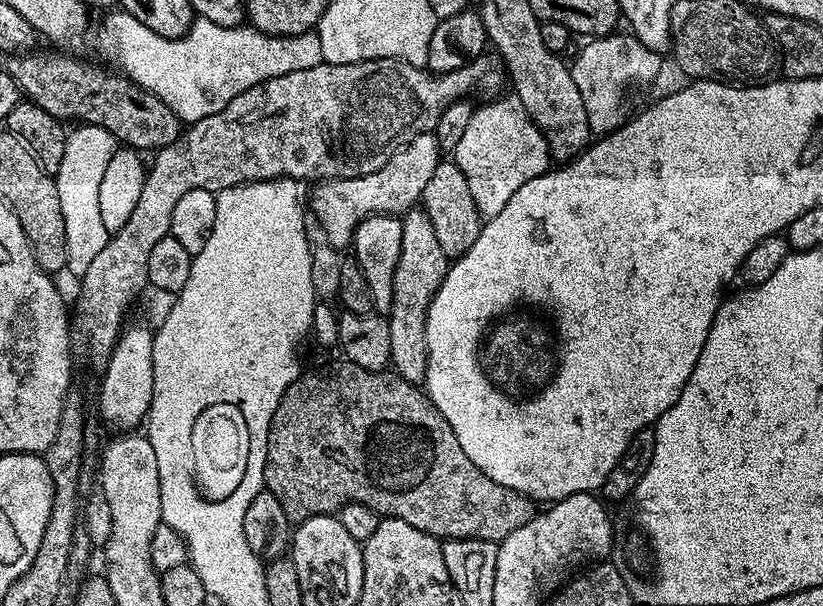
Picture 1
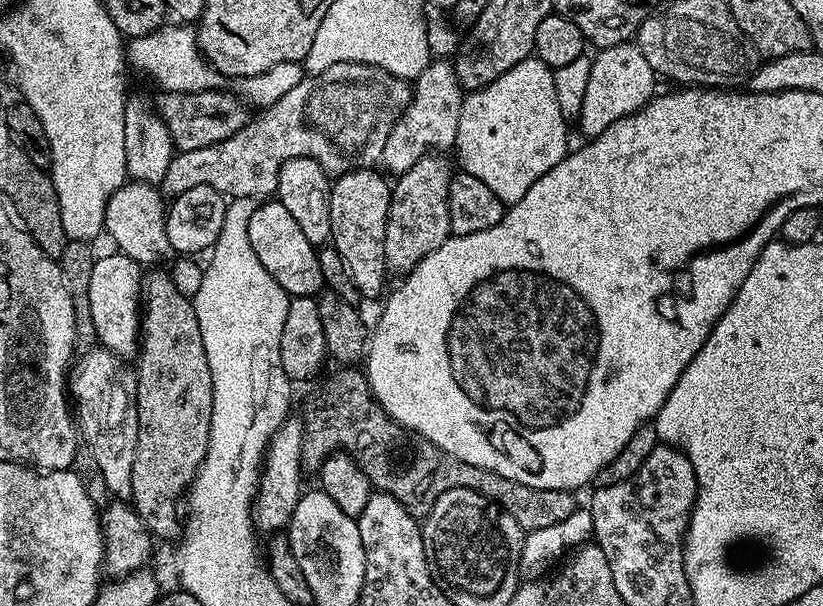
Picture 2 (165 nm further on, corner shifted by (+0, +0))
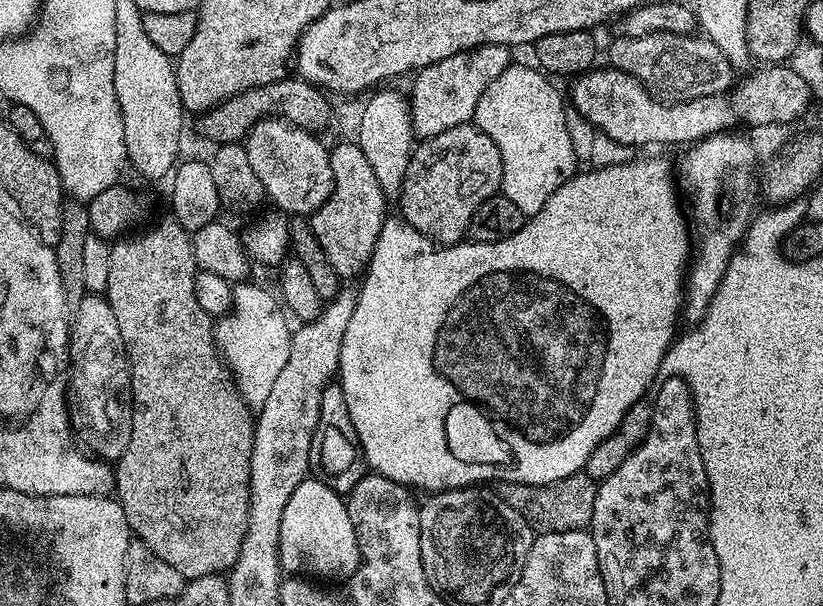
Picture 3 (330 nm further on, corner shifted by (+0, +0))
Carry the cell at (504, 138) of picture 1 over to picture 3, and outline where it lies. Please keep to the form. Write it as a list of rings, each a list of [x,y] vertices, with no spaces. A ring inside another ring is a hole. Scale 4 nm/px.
[[[513,62],[504,68],[478,98],[474,117],[476,127],[494,138],[494,146],[502,154],[500,192],[526,218],[538,214],[550,194],[578,171],[573,143],[566,130],[565,97],[560,97],[553,81],[539,67],[531,67]]]

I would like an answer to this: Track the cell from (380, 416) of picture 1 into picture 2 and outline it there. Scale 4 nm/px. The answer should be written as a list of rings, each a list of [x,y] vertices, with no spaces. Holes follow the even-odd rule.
[[[352,366],[339,370],[341,372],[334,373],[309,398],[304,408],[302,464],[305,469],[319,469],[329,456],[346,452],[360,465],[375,491],[398,498],[404,509],[417,518],[427,516],[434,502],[438,502],[438,498],[451,488],[472,488],[475,492],[481,492],[485,498],[506,510],[525,533],[555,526],[574,514],[578,500],[575,500],[572,492],[526,486],[446,454],[446,450],[434,446],[434,442],[390,419],[372,395],[372,387],[368,385],[367,375],[363,371],[355,372],[357,369]]]

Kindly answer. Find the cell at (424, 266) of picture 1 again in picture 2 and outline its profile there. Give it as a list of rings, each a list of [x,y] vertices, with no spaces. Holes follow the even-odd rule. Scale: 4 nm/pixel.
[[[429,154],[423,156],[410,170],[399,173],[397,184],[391,185],[392,201],[386,218],[386,266],[389,273],[407,274],[412,271],[422,258],[434,254],[452,236],[450,226],[450,184],[454,175],[454,164],[447,160],[444,154]]]

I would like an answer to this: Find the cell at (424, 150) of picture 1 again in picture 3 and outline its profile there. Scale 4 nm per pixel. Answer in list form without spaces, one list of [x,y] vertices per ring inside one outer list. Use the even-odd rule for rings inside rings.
[[[483,44],[419,69],[414,76],[412,96],[410,92],[413,133],[427,138],[469,123],[475,117],[478,98],[482,98],[486,86],[490,86],[490,82],[494,82],[494,78],[513,63],[514,56],[508,52],[511,51],[506,44]]]

